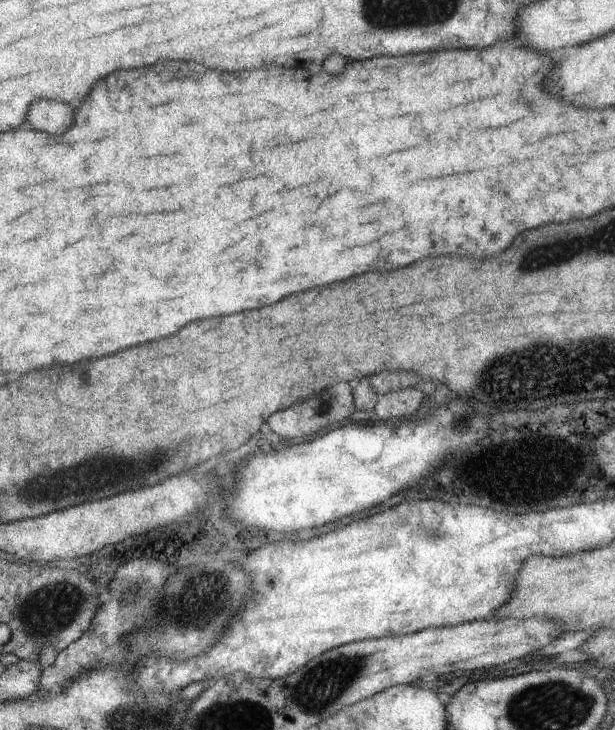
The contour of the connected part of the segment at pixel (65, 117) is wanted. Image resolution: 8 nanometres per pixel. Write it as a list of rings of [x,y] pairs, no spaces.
[[[38,100],[28,110],[28,122],[36,130],[44,130],[48,134],[64,134],[74,122],[74,108],[62,102],[50,102],[50,100]]]

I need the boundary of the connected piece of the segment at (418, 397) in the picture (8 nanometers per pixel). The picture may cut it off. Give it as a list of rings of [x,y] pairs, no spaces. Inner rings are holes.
[[[416,388],[389,391],[379,396],[373,415],[378,414],[379,420],[393,422],[414,418],[418,414],[412,414],[412,412],[418,412],[418,406],[422,404],[422,396],[424,394]]]

